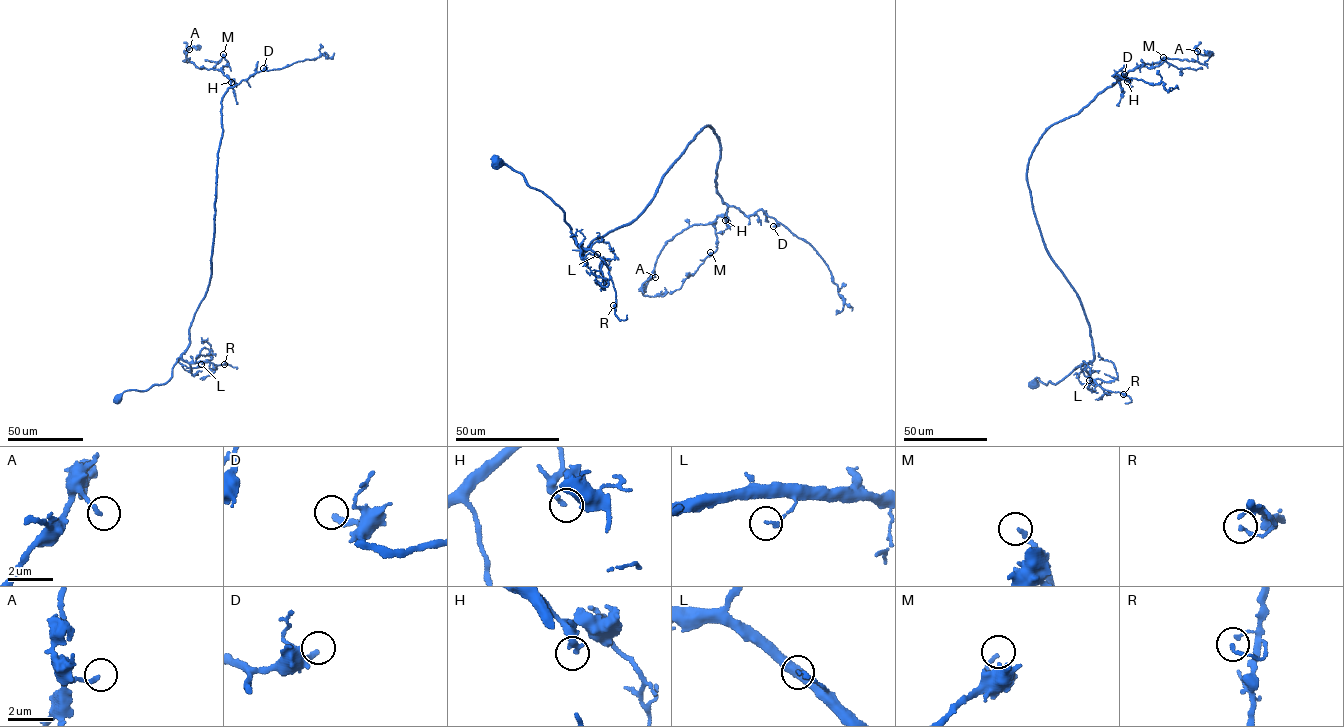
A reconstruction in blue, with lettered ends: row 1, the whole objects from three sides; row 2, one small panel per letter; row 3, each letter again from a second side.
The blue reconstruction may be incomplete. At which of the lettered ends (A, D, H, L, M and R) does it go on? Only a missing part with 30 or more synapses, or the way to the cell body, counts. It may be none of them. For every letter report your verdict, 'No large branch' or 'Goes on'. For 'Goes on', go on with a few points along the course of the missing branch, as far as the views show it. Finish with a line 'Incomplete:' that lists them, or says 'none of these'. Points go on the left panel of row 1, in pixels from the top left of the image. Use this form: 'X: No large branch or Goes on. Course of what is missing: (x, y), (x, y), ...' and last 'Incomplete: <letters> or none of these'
A: No large branch
D: Goes on. Course of what is missing: (263, 68), (262, 65), (274, 52), (283, 51)
H: No large branch
L: No large branch
M: No large branch
R: No large branch
Incomplete: D

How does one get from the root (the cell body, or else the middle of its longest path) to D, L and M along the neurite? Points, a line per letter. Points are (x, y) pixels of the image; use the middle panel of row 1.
D: (496, 162), (559, 206), (585, 248), (644, 211), (709, 125), (722, 202), (747, 216), (762, 210), (773, 226)
L: (496, 162), (520, 172), (529, 185), (547, 195), (564, 212), (566, 223), (579, 246), (597, 254)
M: (496, 162), (559, 206), (585, 248), (644, 211), (709, 125), (727, 208), (710, 252)

